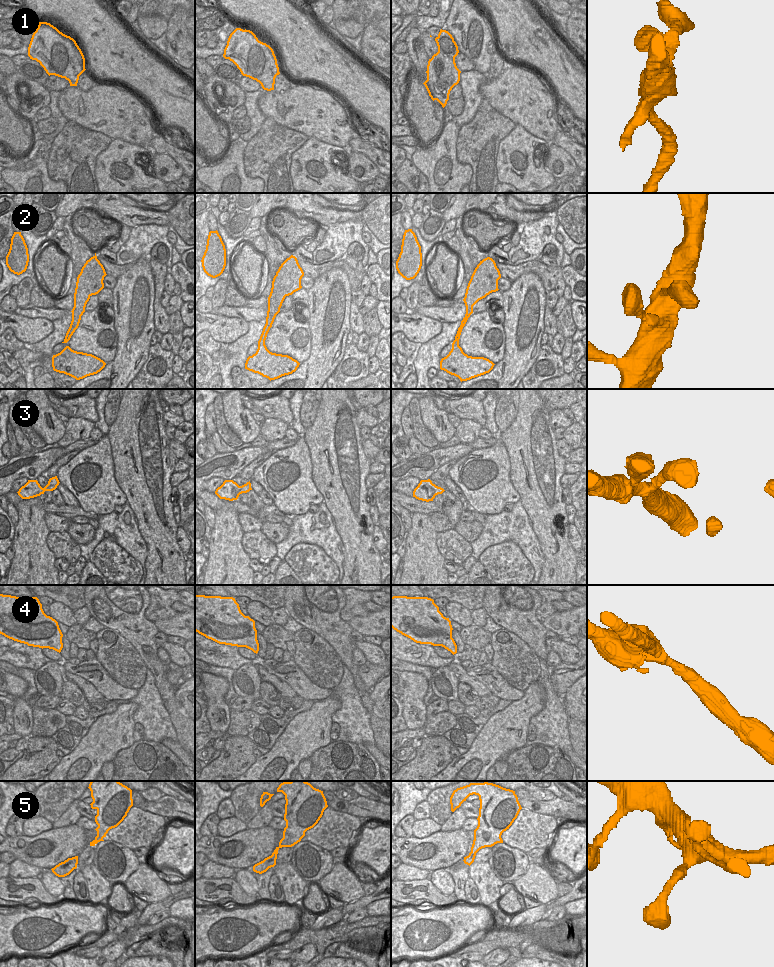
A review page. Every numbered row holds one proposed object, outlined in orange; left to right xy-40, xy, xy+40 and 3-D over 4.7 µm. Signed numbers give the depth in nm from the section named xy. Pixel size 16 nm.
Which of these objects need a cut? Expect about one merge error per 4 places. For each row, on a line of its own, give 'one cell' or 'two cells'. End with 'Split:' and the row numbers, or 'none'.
1: two cells
2: one cell
3: one cell
4: two cells
5: one cell
Split: 1, 4

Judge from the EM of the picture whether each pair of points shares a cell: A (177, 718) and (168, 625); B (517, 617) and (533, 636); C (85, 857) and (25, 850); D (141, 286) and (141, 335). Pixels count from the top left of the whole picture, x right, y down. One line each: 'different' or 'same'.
A: different
B: same
C: different
D: same

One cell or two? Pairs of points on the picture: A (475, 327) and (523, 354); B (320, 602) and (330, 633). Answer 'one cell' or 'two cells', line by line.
A: two cells
B: one cell

